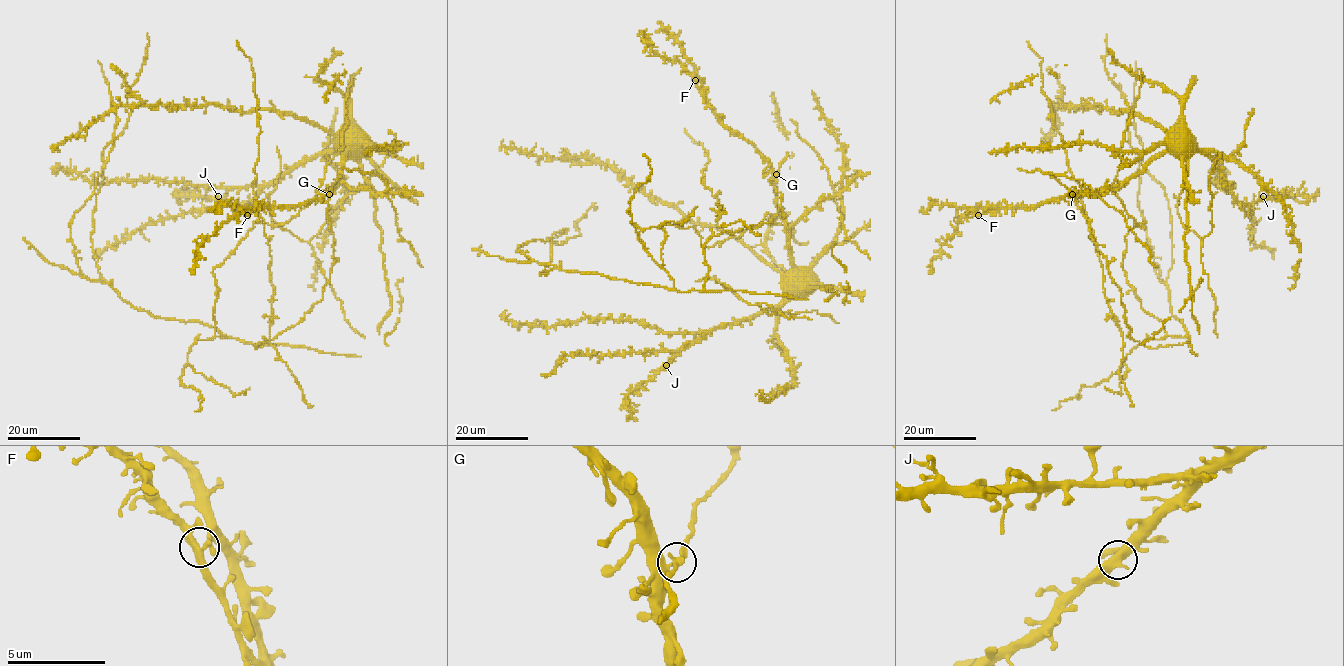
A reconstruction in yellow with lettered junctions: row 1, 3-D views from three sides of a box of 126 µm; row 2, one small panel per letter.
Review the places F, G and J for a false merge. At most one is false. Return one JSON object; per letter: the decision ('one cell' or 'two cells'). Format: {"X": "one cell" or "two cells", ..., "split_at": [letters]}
{"F": "one cell", "G": "one cell", "J": "one cell", "split_at": []}

